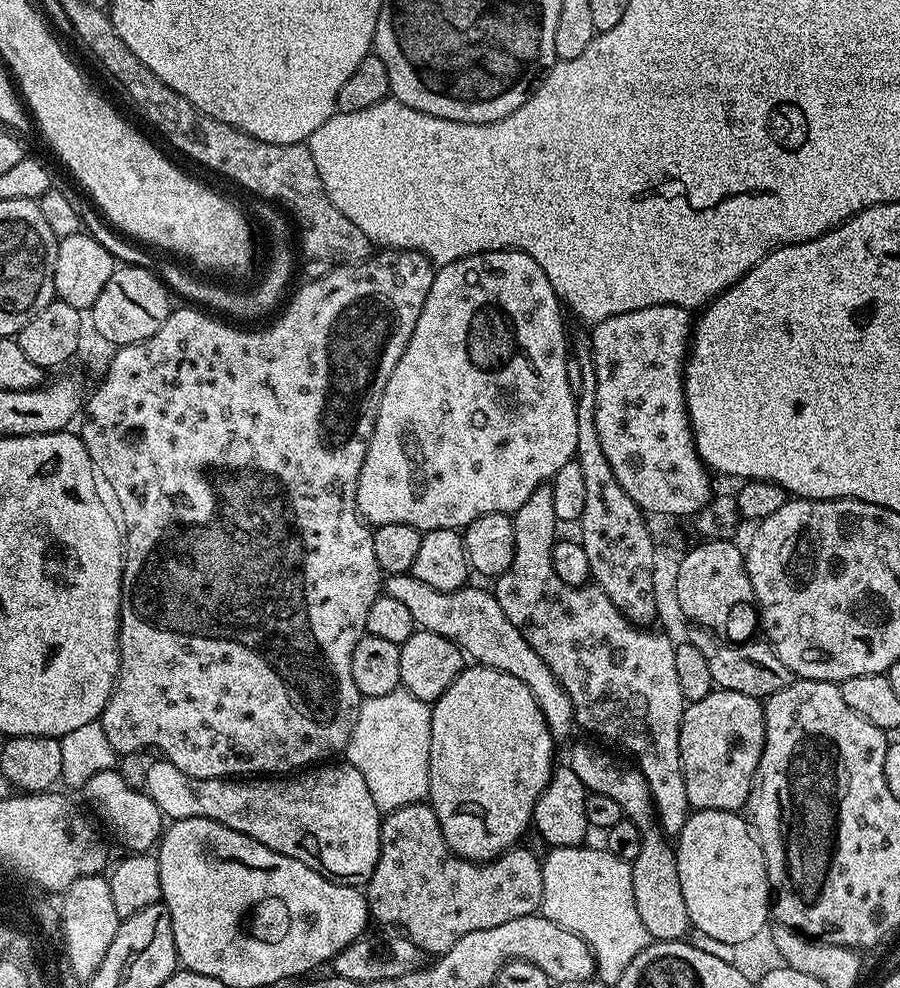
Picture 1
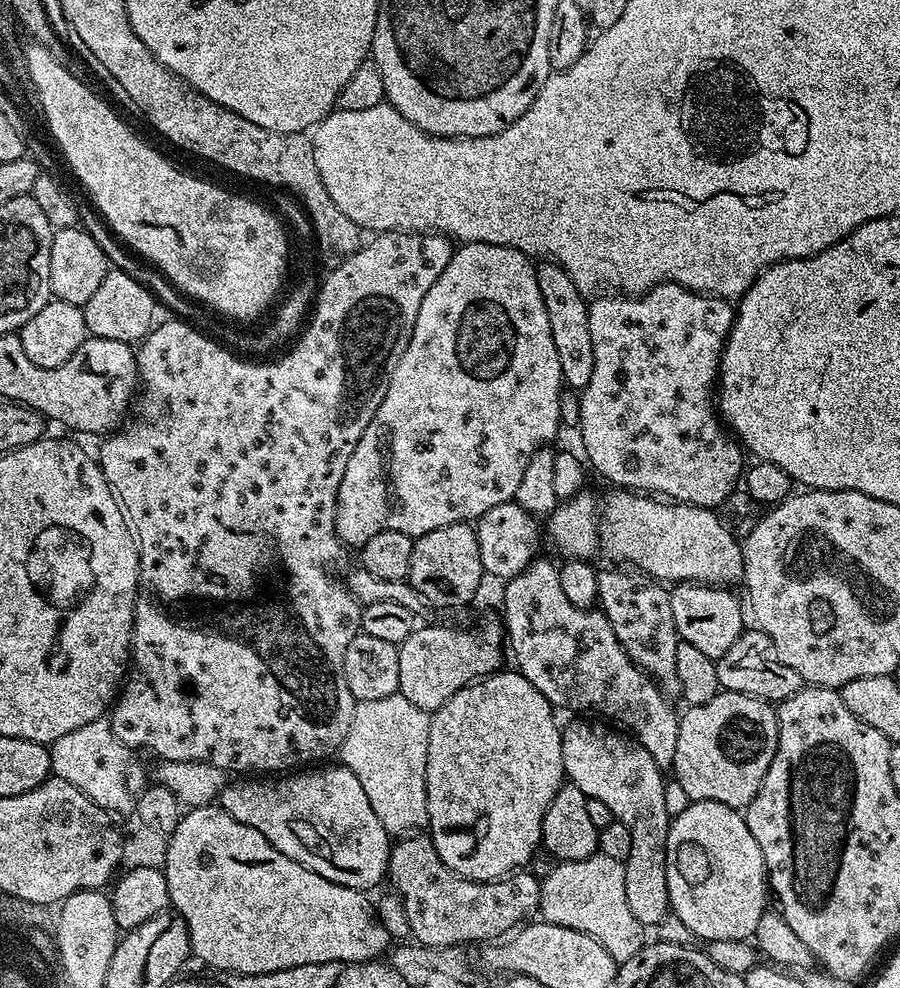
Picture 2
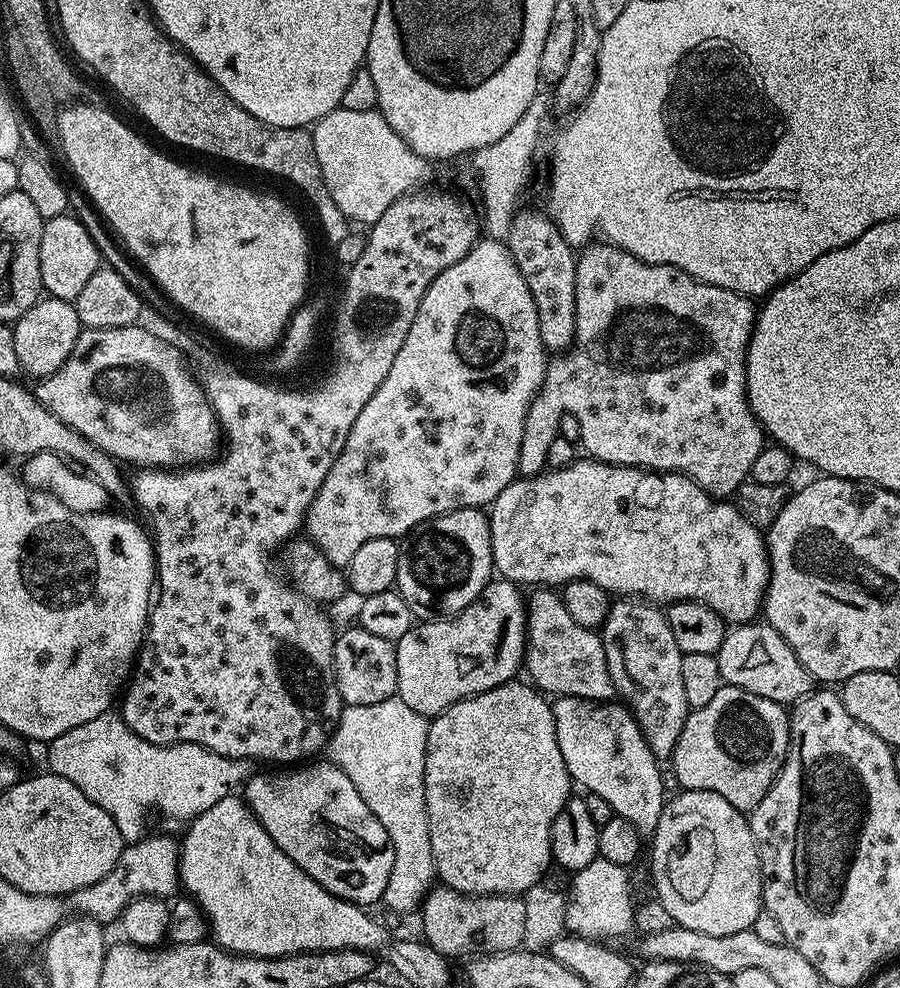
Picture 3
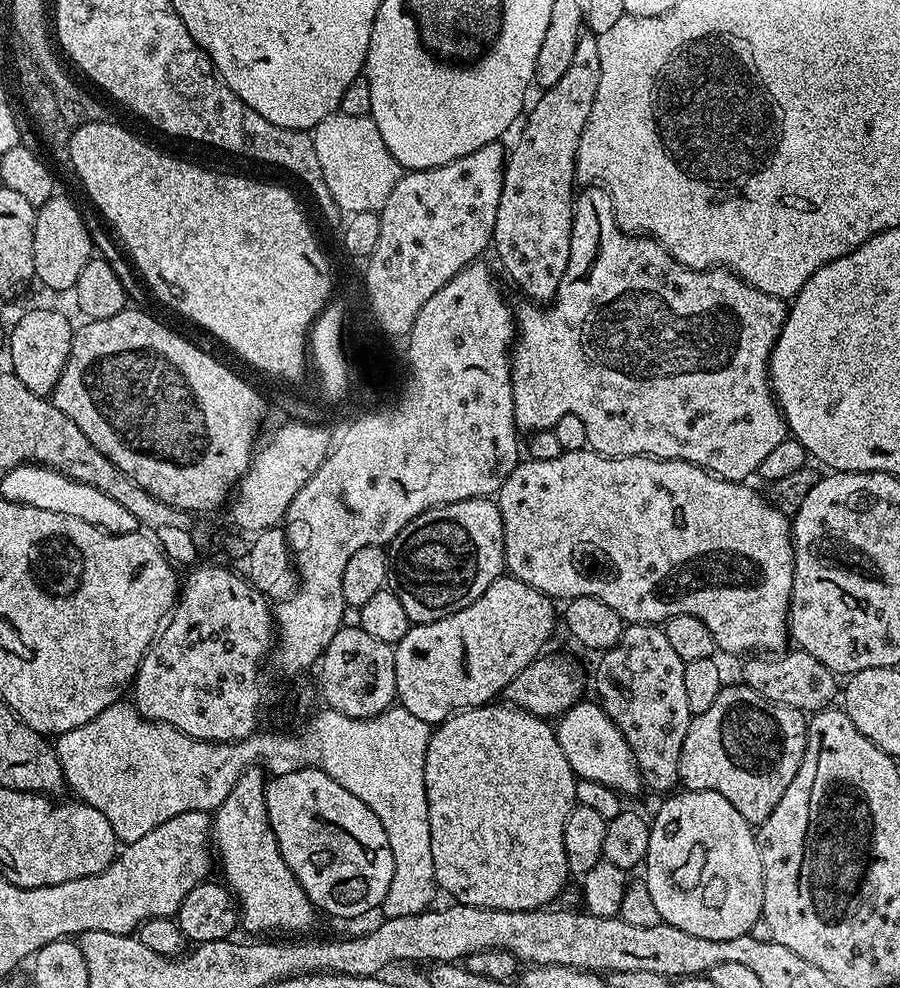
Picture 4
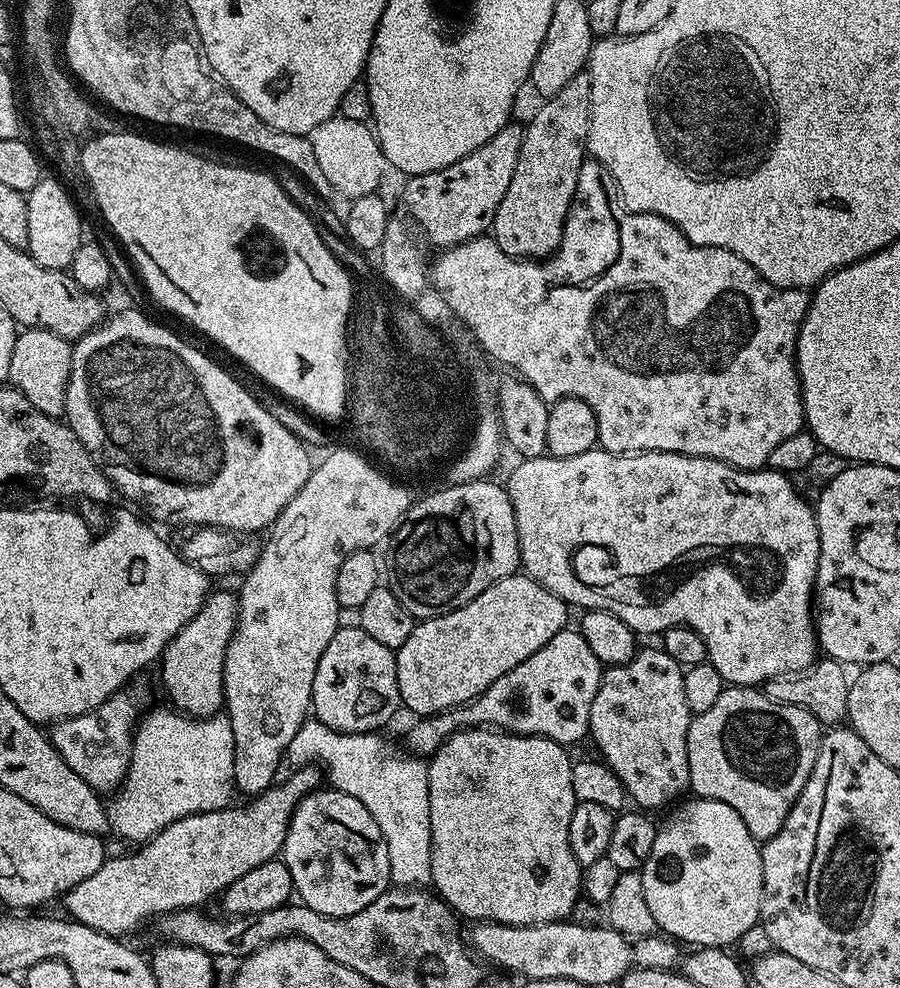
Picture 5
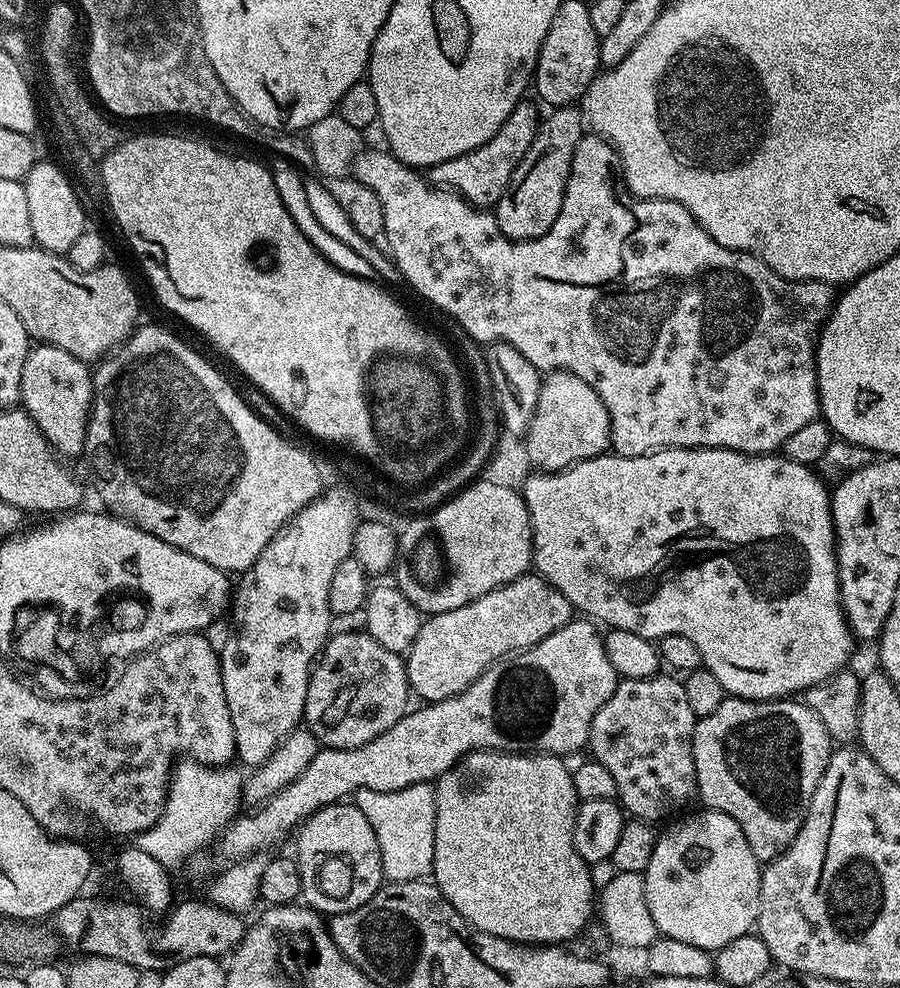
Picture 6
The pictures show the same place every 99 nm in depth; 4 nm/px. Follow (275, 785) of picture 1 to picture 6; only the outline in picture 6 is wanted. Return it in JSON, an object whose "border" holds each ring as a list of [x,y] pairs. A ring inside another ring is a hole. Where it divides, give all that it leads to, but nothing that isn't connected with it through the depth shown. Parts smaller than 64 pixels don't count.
{"border":[[[337,802],[326,806],[322,810],[318,810],[313,816],[308,817],[298,828],[300,837],[296,840],[296,852],[294,851],[294,859],[298,870],[302,874],[302,900],[309,908],[315,908],[321,914],[335,914],[337,912],[349,912],[358,906],[366,903],[371,896],[377,892],[385,883],[384,871],[382,870],[382,858],[378,850],[378,838],[374,838],[374,829],[370,827],[370,822],[366,822],[366,814],[362,814],[362,810],[358,810],[355,803],[352,802]]]}

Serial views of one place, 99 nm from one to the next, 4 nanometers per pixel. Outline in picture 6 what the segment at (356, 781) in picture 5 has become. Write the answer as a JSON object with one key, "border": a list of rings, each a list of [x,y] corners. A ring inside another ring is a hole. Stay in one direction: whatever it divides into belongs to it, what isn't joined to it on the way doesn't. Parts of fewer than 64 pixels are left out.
{"border":[[[431,783],[406,786],[397,792],[360,788],[354,793],[354,803],[366,814],[366,822],[374,829],[374,838],[378,838],[385,881],[406,882],[431,877],[436,817],[436,790]]]}

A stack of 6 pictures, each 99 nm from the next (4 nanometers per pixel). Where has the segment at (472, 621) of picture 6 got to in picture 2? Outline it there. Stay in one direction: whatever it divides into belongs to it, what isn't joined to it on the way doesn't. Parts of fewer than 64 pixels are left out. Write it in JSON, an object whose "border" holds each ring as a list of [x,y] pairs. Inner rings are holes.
{"border":[[[499,619],[488,620],[481,628],[451,628],[448,624],[432,624],[429,628],[413,627],[409,636],[398,646],[399,695],[414,702],[414,706],[418,706],[423,712],[431,714],[454,694],[458,694],[460,688],[483,680],[497,671],[501,667],[500,647],[505,647],[505,644],[506,632]]]}

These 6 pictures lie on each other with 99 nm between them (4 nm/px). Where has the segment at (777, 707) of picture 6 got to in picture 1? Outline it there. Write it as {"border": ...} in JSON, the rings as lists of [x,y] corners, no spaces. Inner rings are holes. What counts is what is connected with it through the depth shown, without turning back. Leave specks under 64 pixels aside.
{"border":[[[713,690],[706,698],[688,704],[680,723],[680,757],[682,774],[686,778],[686,798],[693,809],[726,810],[740,812],[754,782],[758,762],[762,758],[762,746],[766,742],[764,705],[757,697]]]}

